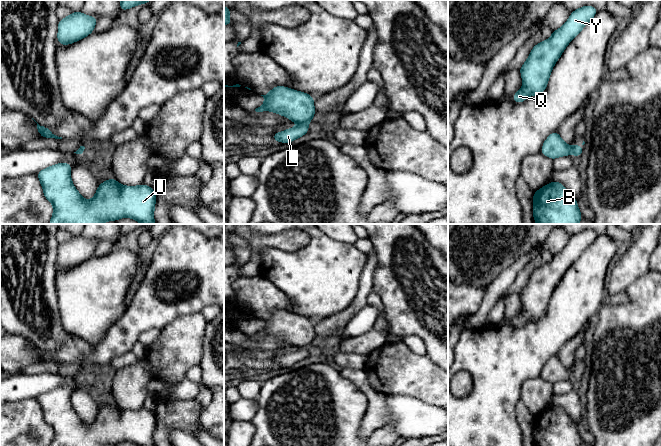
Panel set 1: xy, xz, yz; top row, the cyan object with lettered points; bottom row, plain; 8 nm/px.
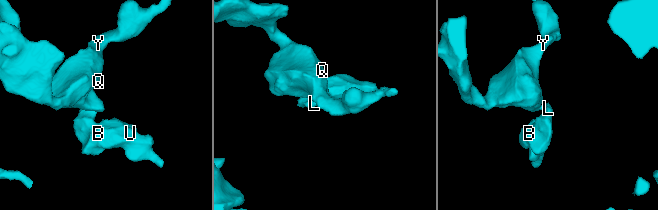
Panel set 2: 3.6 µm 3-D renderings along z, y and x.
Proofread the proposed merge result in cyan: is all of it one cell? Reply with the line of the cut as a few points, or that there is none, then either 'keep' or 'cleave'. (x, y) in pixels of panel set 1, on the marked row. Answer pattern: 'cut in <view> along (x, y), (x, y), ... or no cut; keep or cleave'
cut in xz along (301, 123), (307, 124); cleave

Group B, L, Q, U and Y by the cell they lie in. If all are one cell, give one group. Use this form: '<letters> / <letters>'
B L U / Q Y

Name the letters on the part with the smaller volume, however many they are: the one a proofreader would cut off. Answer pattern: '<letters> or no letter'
B, L, U

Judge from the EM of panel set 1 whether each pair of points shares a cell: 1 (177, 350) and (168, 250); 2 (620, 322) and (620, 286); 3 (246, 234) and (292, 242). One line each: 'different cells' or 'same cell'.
1: different cells
2: different cells
3: same cell

